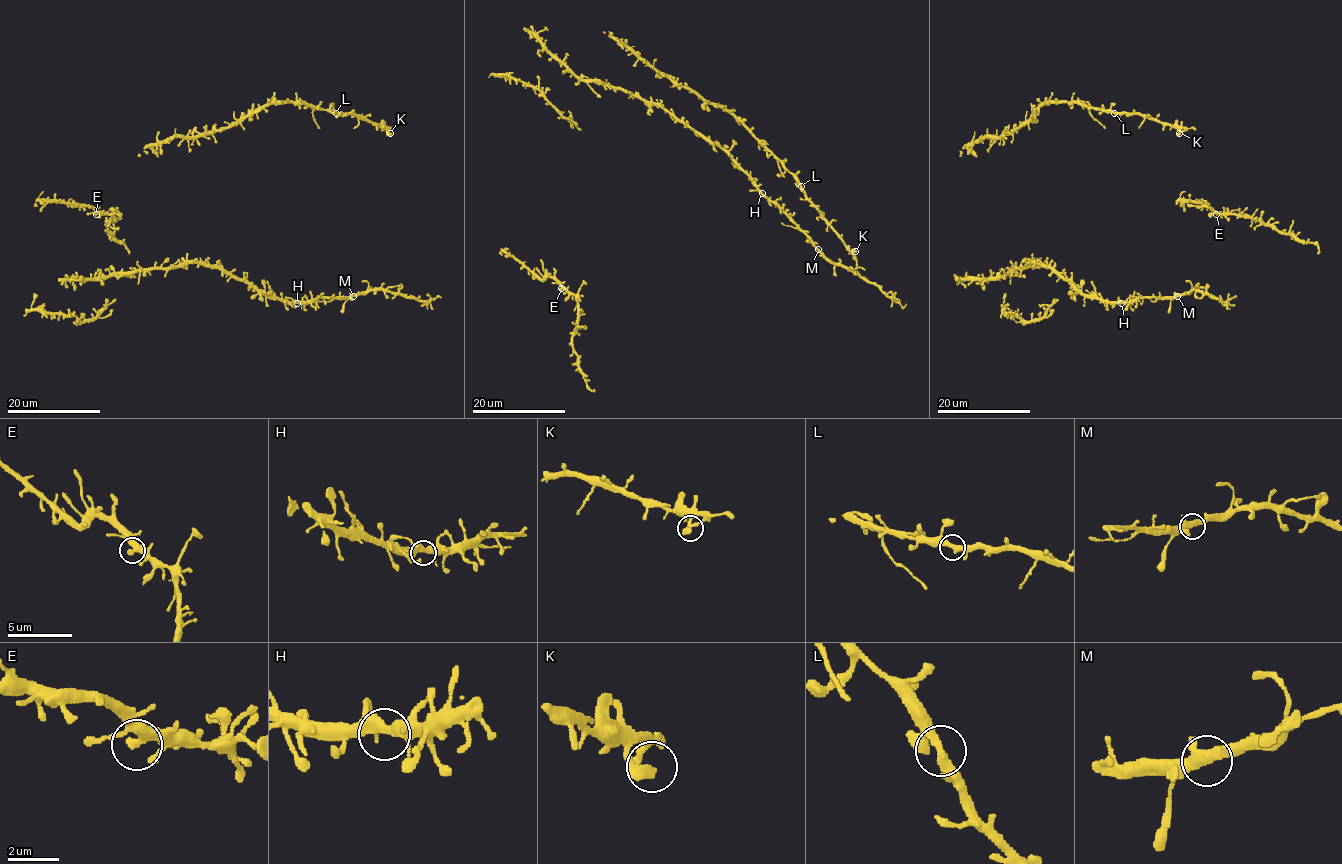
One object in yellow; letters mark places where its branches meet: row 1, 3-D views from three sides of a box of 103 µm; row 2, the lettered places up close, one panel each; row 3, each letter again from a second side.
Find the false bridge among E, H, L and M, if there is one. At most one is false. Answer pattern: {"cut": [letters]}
{"cut": []}

